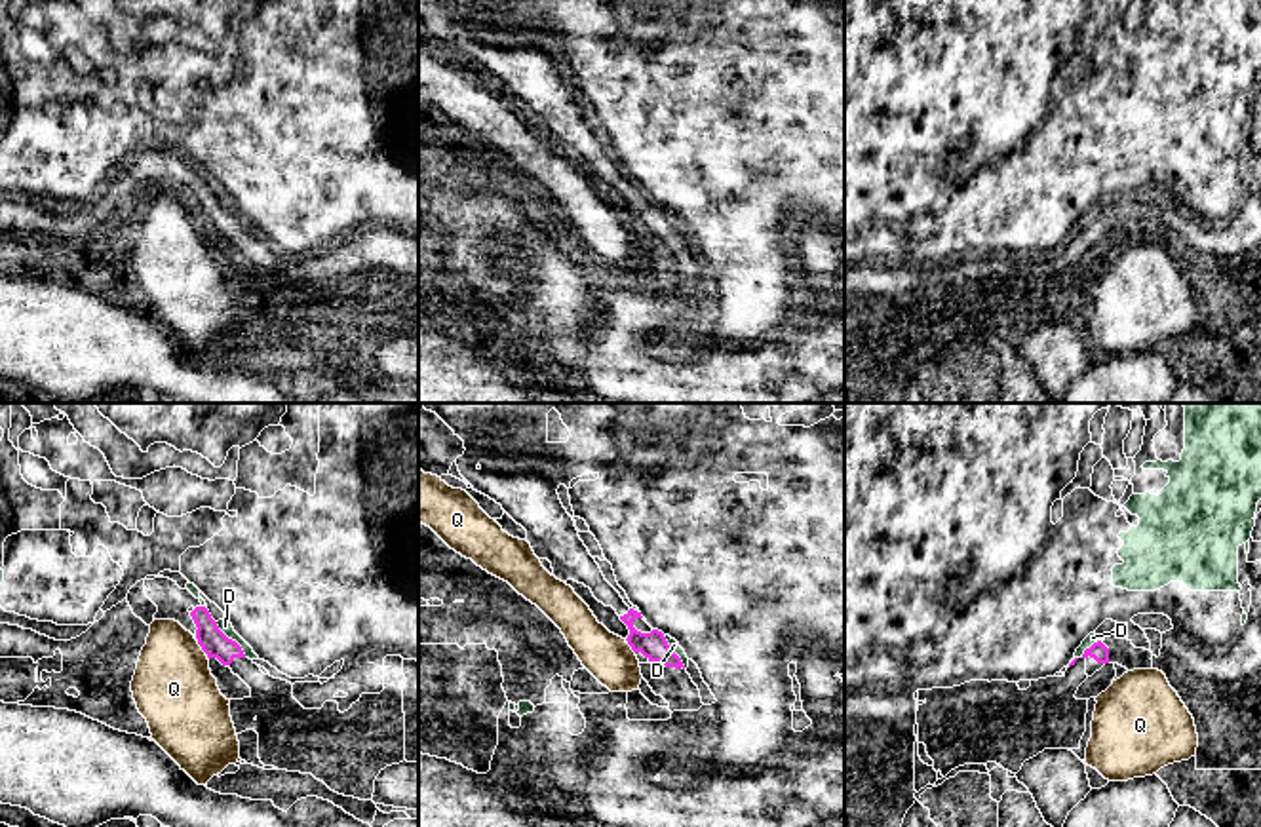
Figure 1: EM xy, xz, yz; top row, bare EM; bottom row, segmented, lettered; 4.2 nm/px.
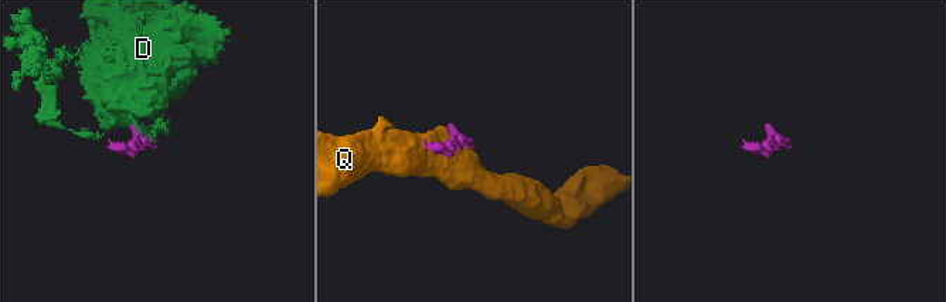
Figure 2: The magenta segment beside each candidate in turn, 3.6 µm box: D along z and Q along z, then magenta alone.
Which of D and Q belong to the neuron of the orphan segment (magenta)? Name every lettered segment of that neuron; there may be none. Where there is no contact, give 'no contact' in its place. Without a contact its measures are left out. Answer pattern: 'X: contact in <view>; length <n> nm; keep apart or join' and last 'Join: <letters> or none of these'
D: contact in xy; length 200 nm; keep apart
Q: contact in xy; length 70 nm; keep apart
Join: none of these

